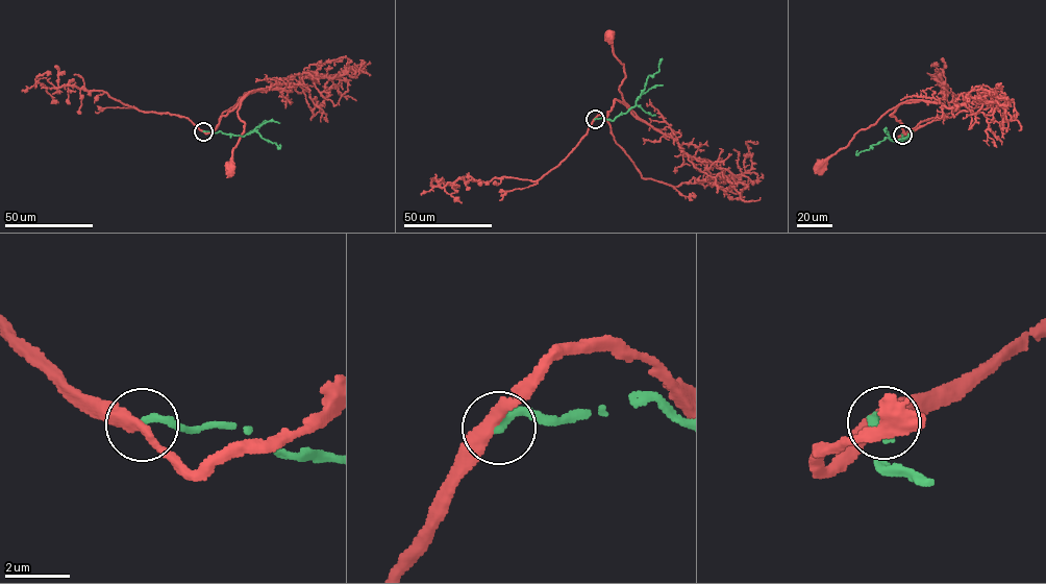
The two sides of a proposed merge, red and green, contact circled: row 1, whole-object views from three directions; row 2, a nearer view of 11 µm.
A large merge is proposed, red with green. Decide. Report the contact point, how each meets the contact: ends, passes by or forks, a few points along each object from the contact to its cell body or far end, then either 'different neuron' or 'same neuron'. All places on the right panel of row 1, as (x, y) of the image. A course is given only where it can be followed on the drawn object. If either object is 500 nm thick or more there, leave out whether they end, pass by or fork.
at (902, 135); red passes by; green ends there; red runs (902, 135), (899, 137), (904, 134), (900, 121), (890, 115), (899, 104), (860, 129), (849, 144), (818, 166); green runs (902, 135), (907, 137), (902, 142), (885, 138), (869, 149), (857, 153), (857, 150); different neuron

